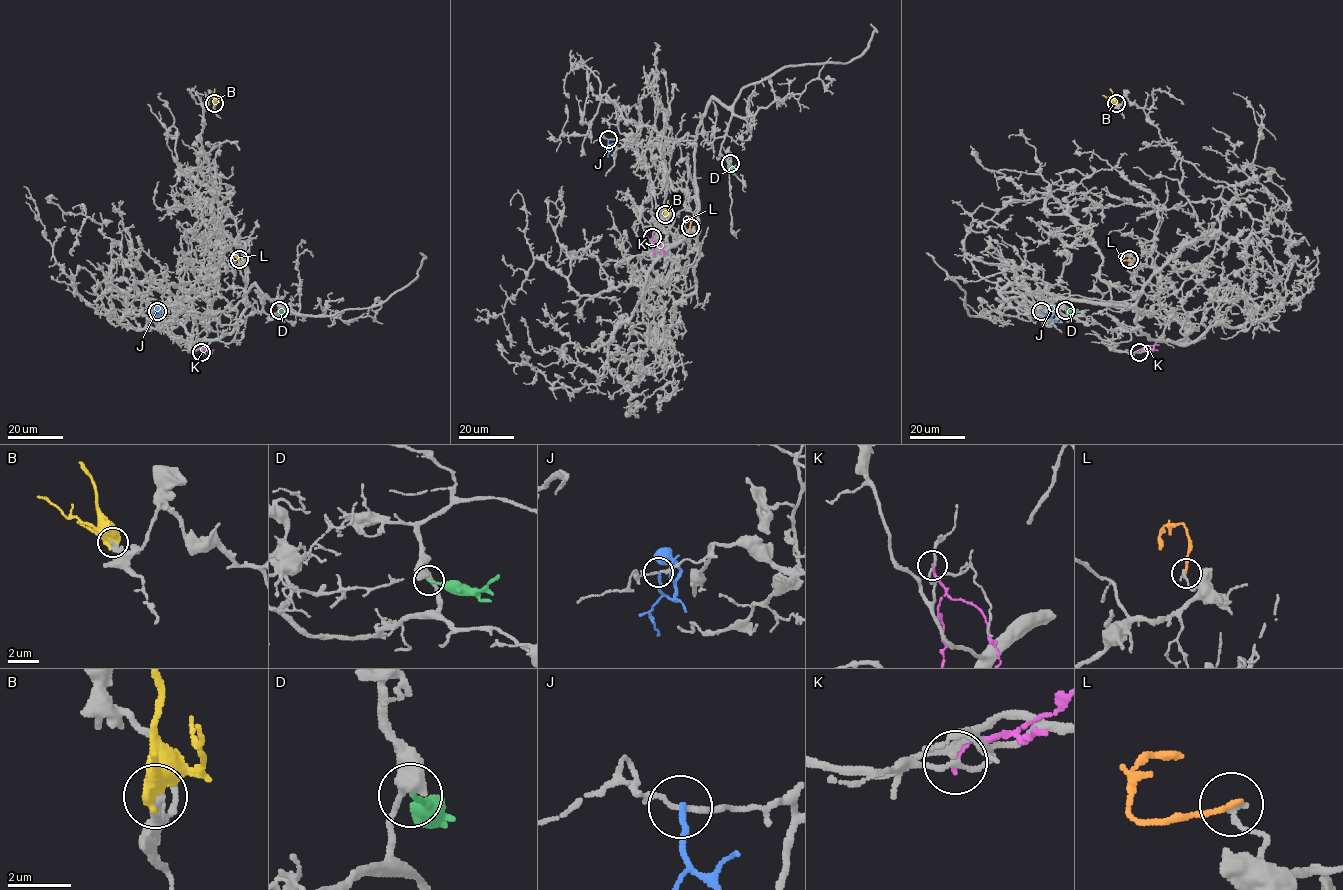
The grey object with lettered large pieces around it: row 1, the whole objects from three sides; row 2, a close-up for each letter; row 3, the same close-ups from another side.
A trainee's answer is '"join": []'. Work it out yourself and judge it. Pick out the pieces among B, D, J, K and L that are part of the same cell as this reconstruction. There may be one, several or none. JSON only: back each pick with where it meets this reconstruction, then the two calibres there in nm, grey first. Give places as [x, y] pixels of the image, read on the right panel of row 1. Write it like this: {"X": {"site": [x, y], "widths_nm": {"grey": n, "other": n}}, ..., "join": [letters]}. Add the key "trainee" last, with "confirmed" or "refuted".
{"join": [], "trainee": "confirmed"}

